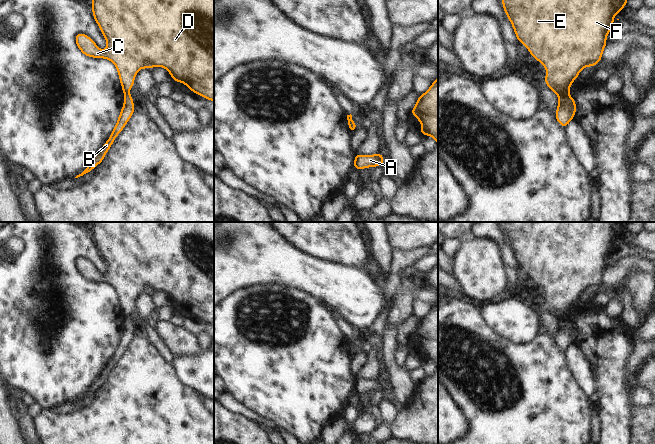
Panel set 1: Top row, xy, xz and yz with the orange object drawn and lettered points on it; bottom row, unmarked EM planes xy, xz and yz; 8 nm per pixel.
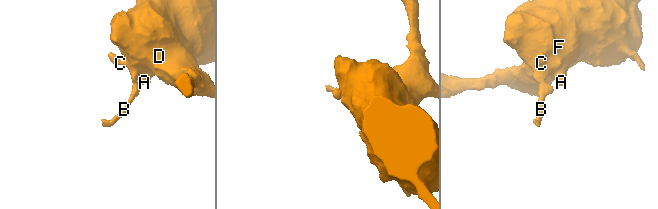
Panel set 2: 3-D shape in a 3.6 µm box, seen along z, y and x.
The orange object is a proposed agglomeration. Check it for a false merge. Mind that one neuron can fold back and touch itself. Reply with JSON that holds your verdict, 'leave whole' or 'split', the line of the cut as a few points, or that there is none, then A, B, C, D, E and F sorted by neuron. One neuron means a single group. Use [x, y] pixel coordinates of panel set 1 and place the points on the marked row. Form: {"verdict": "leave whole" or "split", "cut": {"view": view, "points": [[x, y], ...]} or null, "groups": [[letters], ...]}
{"verdict": "split", "cut": {"view": "yz", "points": [[568, 89], [558, 94]]}, "groups": [["A", "C", "D", "E", "F"], ["B"]]}

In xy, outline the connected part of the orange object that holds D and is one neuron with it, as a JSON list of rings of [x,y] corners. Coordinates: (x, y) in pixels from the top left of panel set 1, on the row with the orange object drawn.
[[[92,0],[92,13],[106,39],[107,48],[99,49],[96,43],[83,33],[75,36],[76,45],[85,56],[110,60],[116,66],[124,93],[128,92],[135,84],[134,78],[140,69],[161,66],[168,70],[174,82],[182,82],[192,92],[214,102],[214,0]]]

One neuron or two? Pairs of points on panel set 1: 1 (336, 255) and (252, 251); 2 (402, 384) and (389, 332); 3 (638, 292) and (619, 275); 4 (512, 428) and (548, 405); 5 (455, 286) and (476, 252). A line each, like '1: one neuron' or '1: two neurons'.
1: two neurons
2: one neuron
3: two neurons
4: one neuron
5: two neurons

